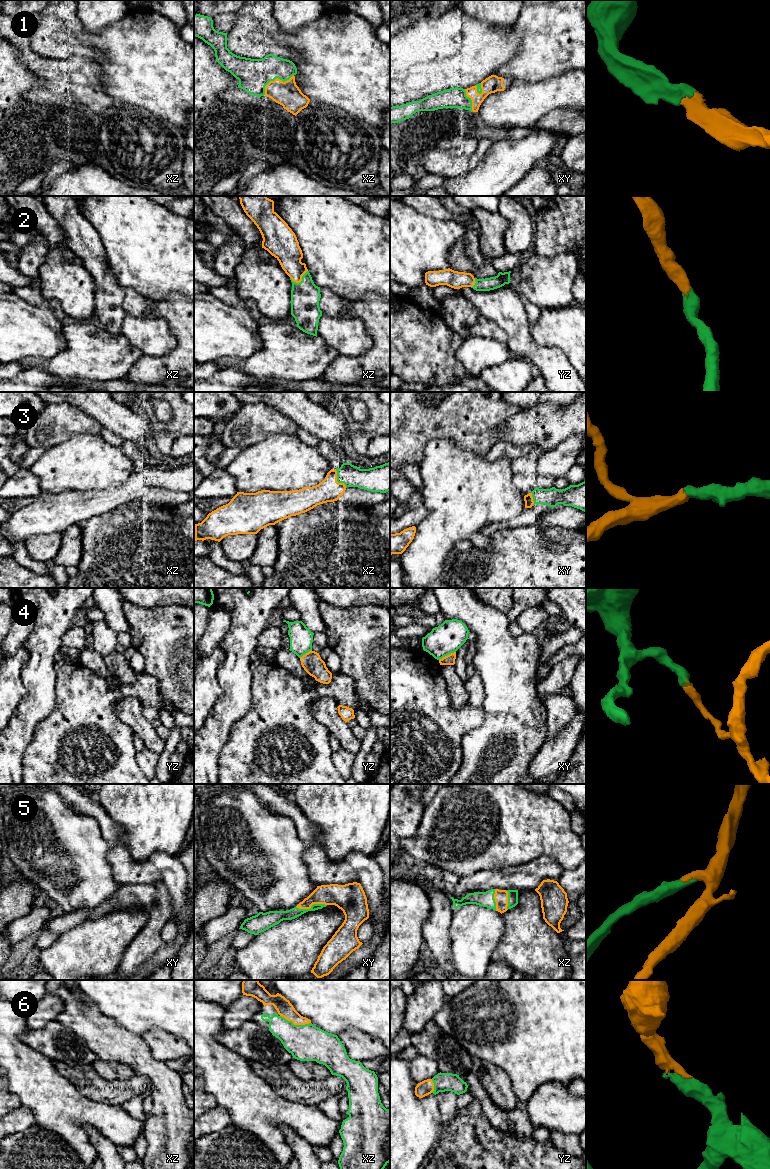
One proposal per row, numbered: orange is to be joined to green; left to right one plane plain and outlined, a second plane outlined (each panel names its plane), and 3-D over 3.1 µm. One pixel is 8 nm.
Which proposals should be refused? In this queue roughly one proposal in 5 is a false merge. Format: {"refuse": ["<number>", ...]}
{"refuse": ["4"]}

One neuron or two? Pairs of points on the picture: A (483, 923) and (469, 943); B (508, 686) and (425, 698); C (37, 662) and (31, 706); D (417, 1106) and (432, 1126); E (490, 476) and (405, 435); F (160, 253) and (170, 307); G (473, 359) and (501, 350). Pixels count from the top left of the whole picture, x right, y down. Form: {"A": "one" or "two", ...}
{"A": "one", "B": "two", "C": "one", "D": "one", "E": "two", "F": "two", "G": "one"}

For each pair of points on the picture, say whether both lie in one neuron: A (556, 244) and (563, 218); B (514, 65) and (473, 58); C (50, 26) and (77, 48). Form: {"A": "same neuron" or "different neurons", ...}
{"A": "same neuron", "B": "different neurons", "C": "same neuron"}

